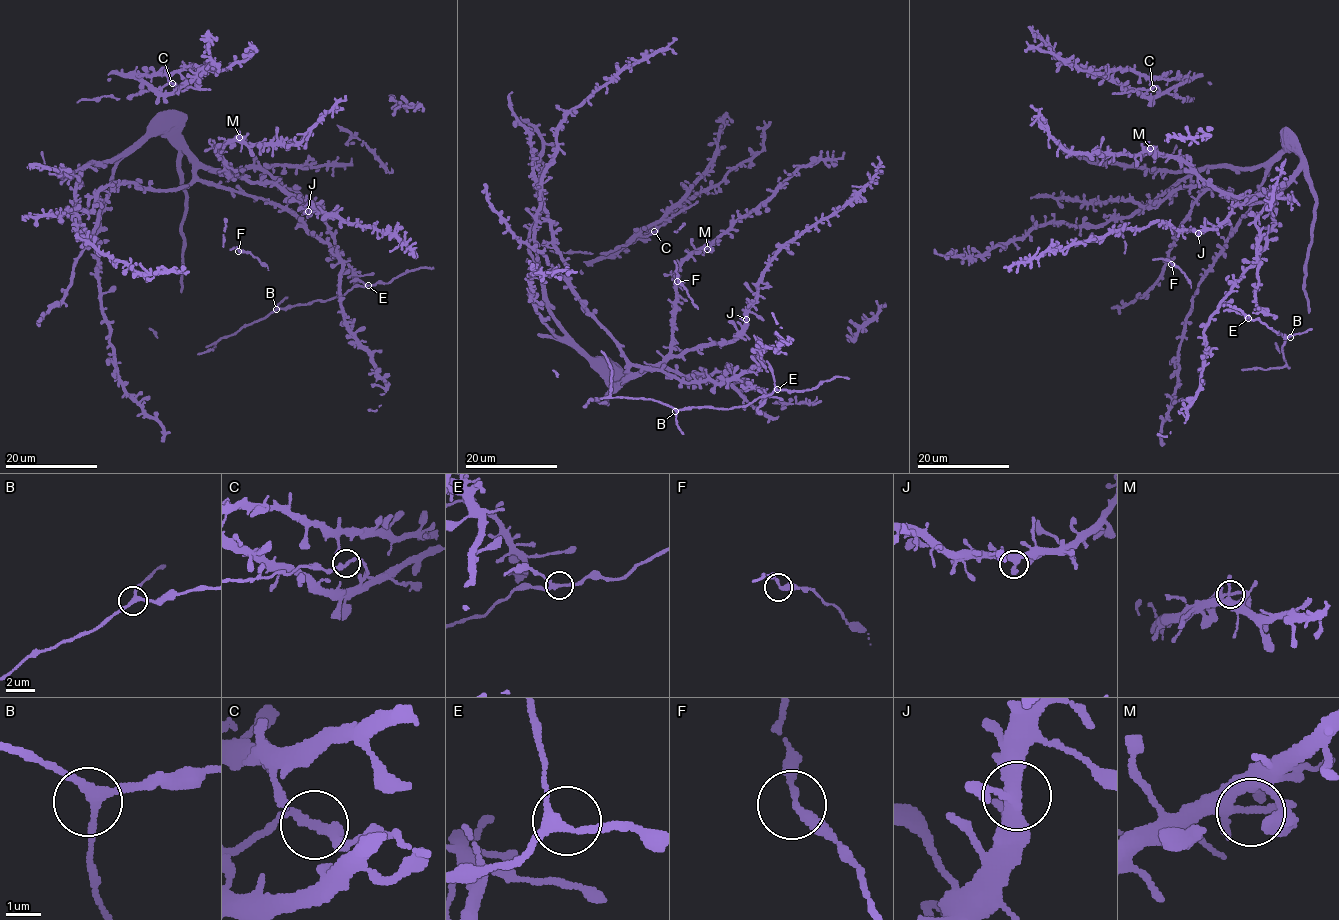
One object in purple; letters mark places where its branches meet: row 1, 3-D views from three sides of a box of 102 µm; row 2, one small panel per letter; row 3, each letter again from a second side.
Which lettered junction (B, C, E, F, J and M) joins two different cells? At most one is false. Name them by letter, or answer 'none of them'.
none of them

